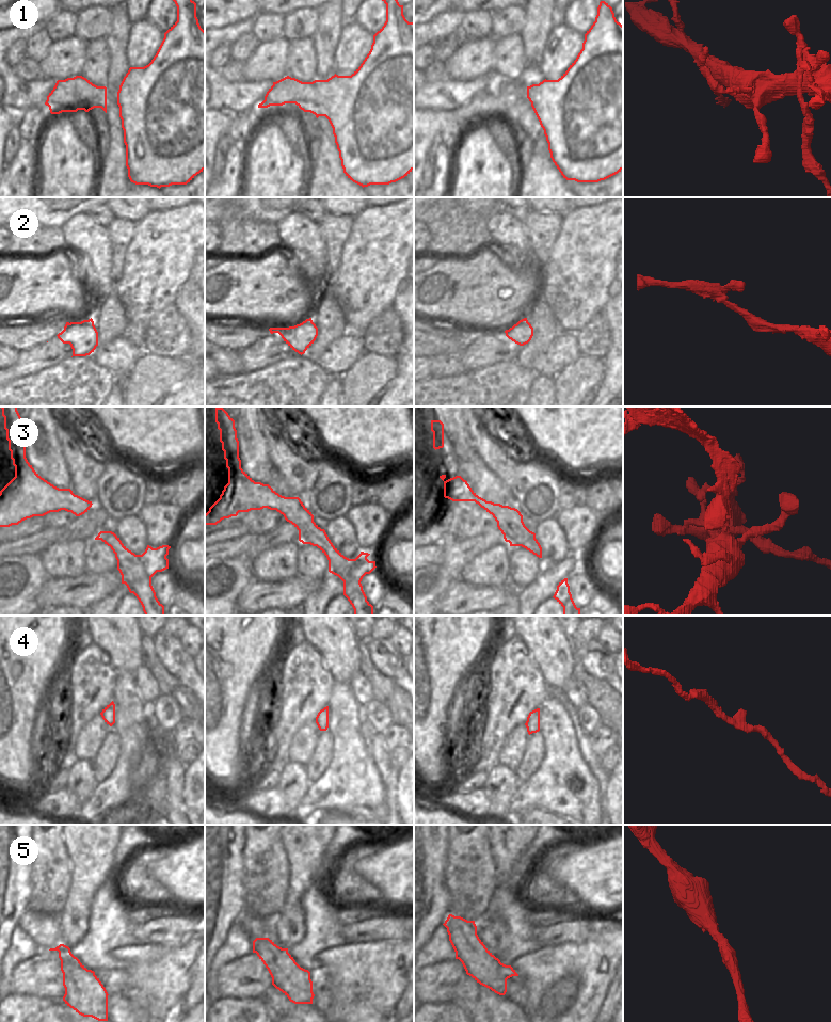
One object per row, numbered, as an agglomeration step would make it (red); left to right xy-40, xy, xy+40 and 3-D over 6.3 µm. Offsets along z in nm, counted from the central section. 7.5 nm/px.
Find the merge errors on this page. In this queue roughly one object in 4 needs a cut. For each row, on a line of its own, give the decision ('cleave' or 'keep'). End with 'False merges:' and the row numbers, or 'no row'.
1: keep
2: keep
3: cleave
4: keep
5: keep
False merges: 3

